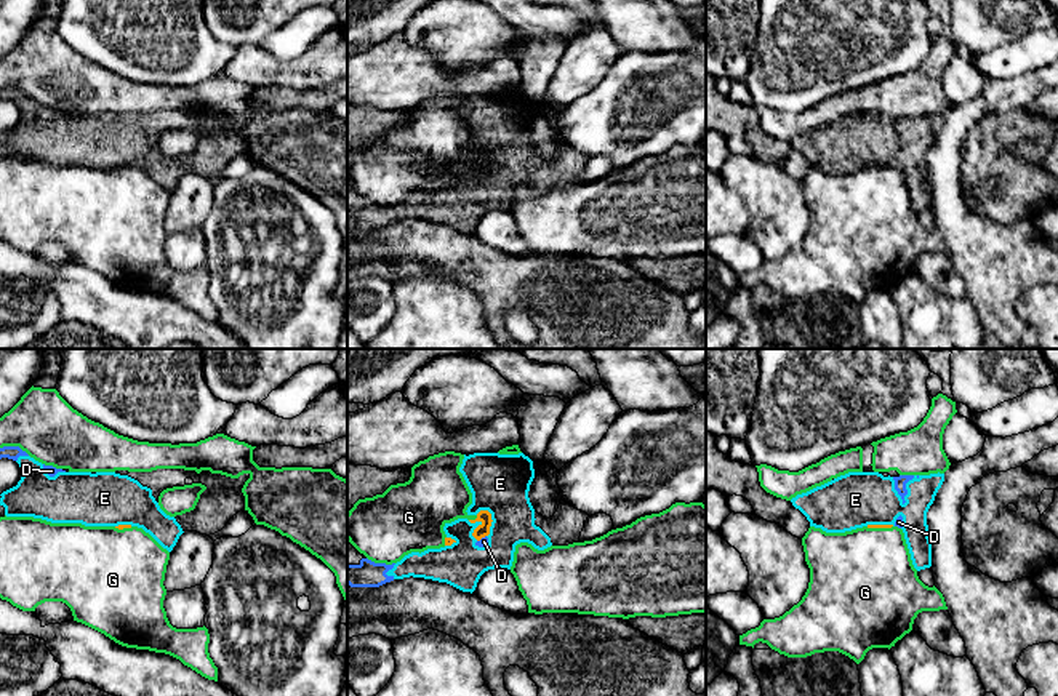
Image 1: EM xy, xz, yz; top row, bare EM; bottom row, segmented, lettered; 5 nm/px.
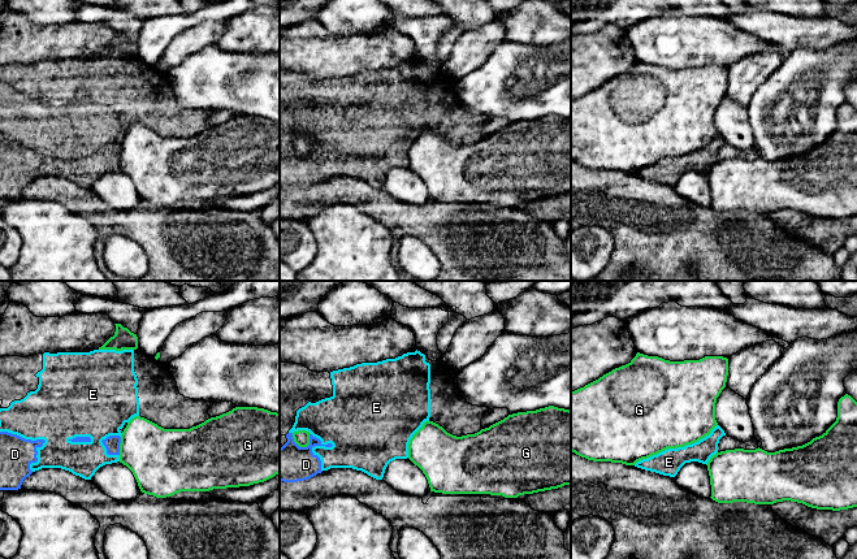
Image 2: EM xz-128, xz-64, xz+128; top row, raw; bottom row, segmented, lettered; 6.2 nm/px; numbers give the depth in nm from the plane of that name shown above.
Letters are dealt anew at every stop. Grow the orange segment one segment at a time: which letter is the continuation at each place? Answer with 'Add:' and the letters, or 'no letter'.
Add: G

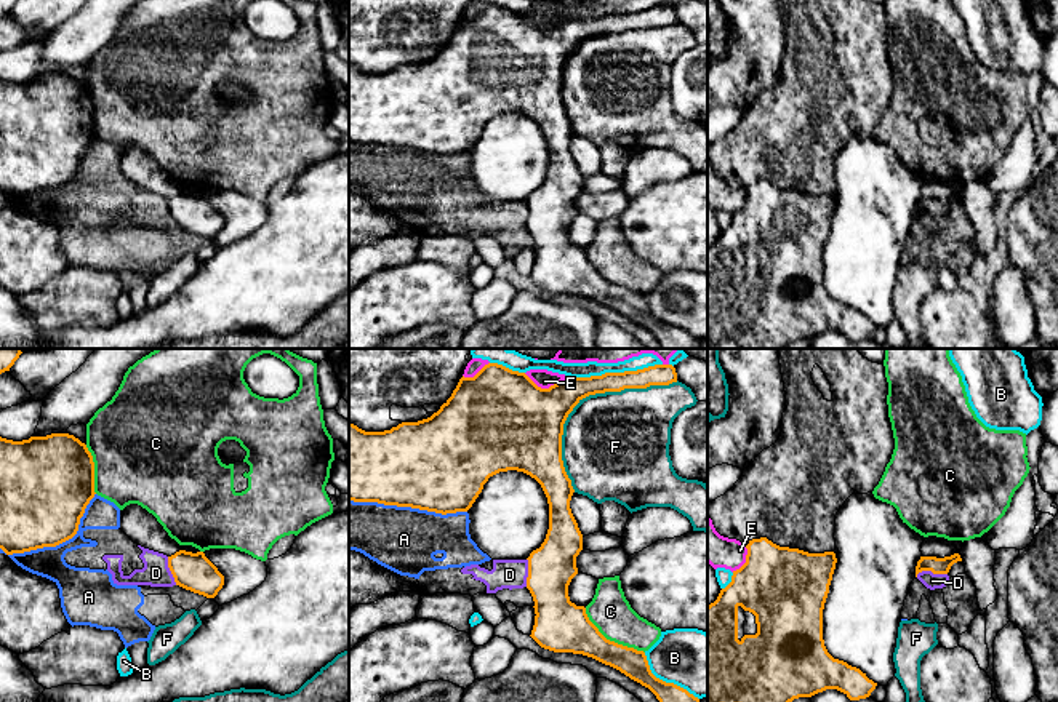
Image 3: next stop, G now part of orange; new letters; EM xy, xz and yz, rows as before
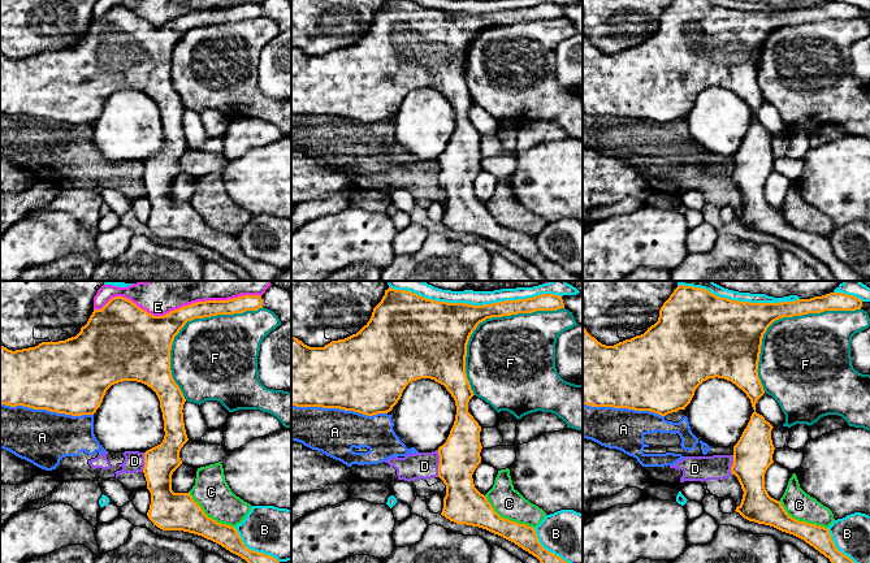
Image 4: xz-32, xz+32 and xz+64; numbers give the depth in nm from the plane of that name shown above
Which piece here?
Add: no letter

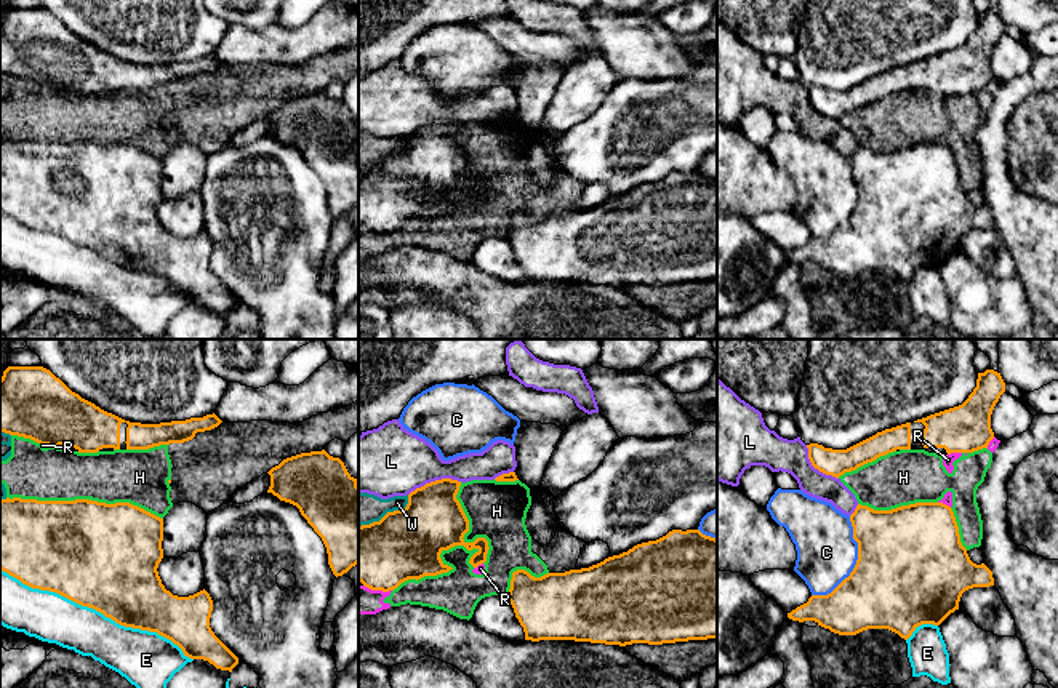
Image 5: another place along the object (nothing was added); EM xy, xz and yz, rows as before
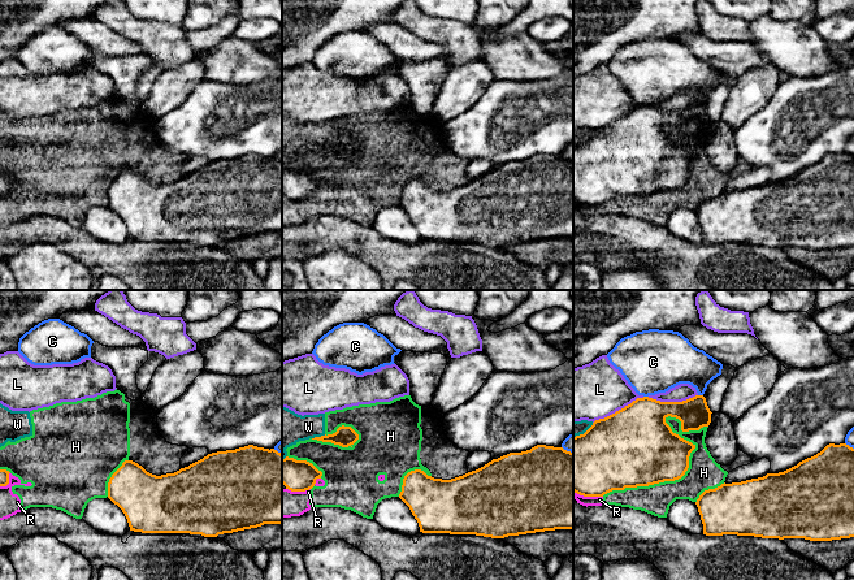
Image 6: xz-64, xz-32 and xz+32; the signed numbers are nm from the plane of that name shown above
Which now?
Add: no letter

